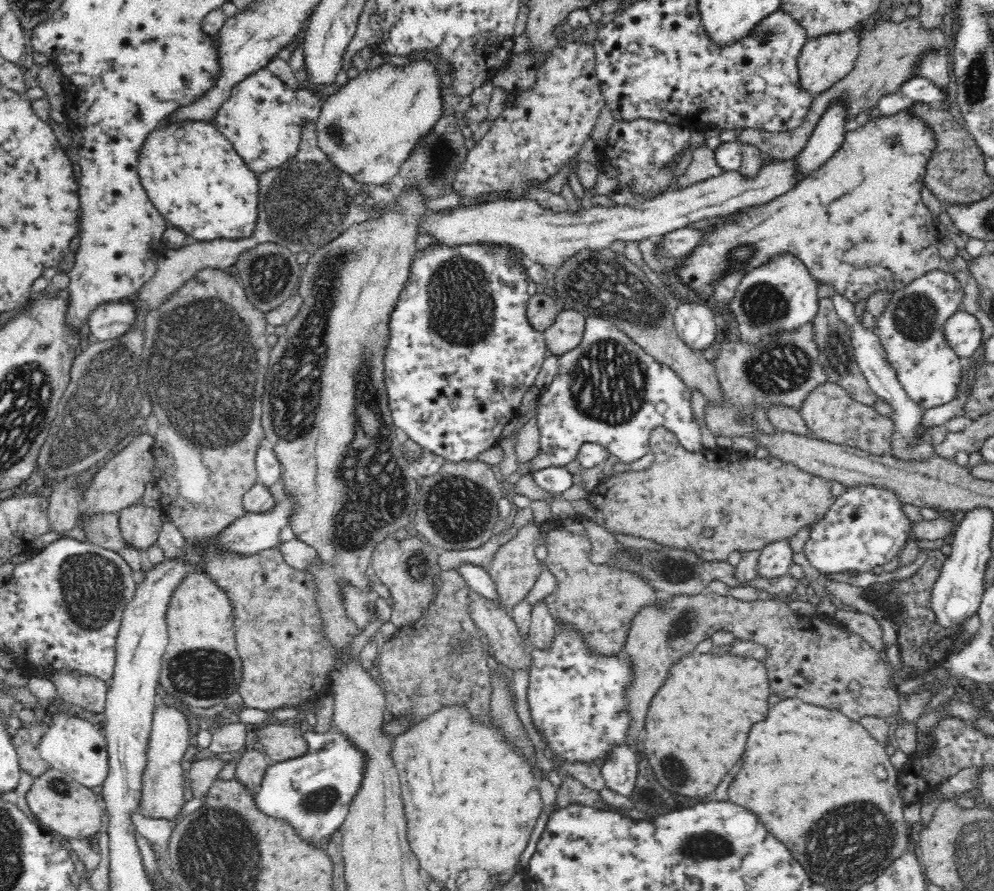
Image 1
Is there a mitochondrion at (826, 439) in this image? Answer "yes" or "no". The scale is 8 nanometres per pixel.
no

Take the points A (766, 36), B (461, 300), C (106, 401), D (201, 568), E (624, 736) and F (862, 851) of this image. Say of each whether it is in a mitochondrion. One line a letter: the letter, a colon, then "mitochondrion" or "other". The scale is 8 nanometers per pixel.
A: mitochondrion
B: mitochondrion
C: mitochondrion
D: other
E: other
F: mitochondrion

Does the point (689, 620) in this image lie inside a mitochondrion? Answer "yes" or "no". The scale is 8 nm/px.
yes

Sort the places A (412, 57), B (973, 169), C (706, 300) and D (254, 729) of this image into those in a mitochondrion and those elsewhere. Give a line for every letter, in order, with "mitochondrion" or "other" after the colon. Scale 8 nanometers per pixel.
A: other
B: other
C: other
D: other

